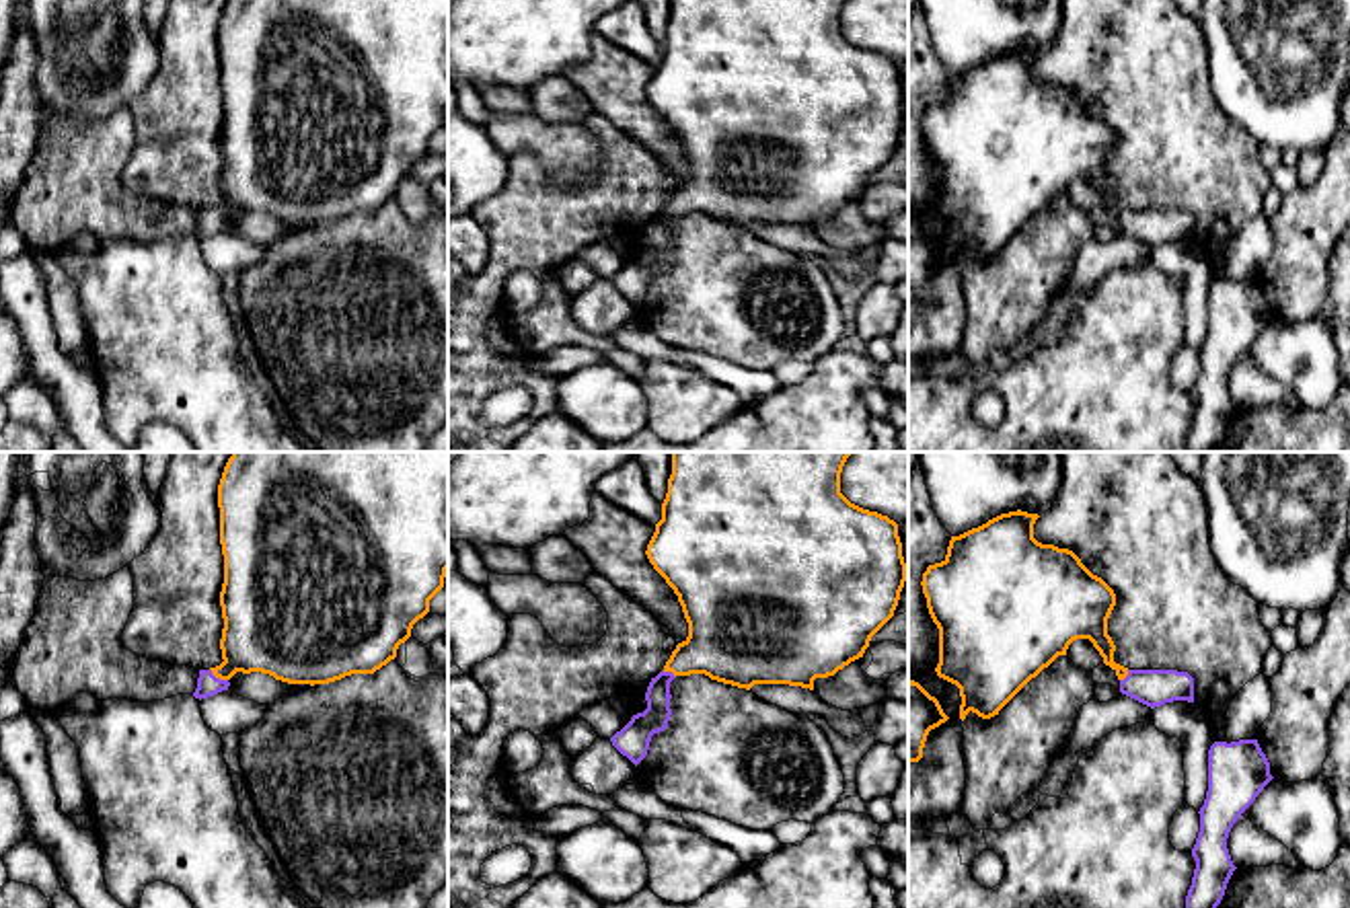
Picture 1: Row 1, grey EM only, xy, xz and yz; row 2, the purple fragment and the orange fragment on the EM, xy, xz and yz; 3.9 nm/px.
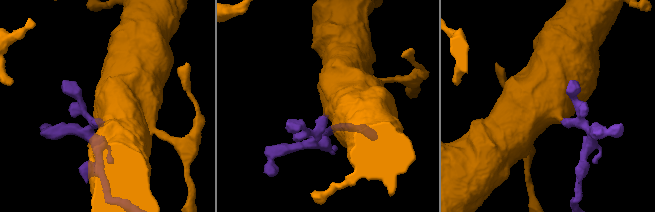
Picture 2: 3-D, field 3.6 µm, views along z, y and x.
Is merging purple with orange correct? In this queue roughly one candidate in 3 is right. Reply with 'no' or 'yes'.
yes

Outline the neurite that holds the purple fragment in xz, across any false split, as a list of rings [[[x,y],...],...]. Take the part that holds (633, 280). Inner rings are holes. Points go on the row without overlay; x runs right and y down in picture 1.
[[[672,0],[662,60],[647,84],[653,109],[678,136],[688,177],[651,218],[647,249],[631,257],[610,281],[635,306],[647,296],[653,273],[668,267],[670,222],[705,214],[750,230],[754,224],[789,224],[814,230],[816,218],[834,216],[863,197],[871,177],[894,156],[906,121],[898,64],[863,49],[840,33],[847,0]]]

